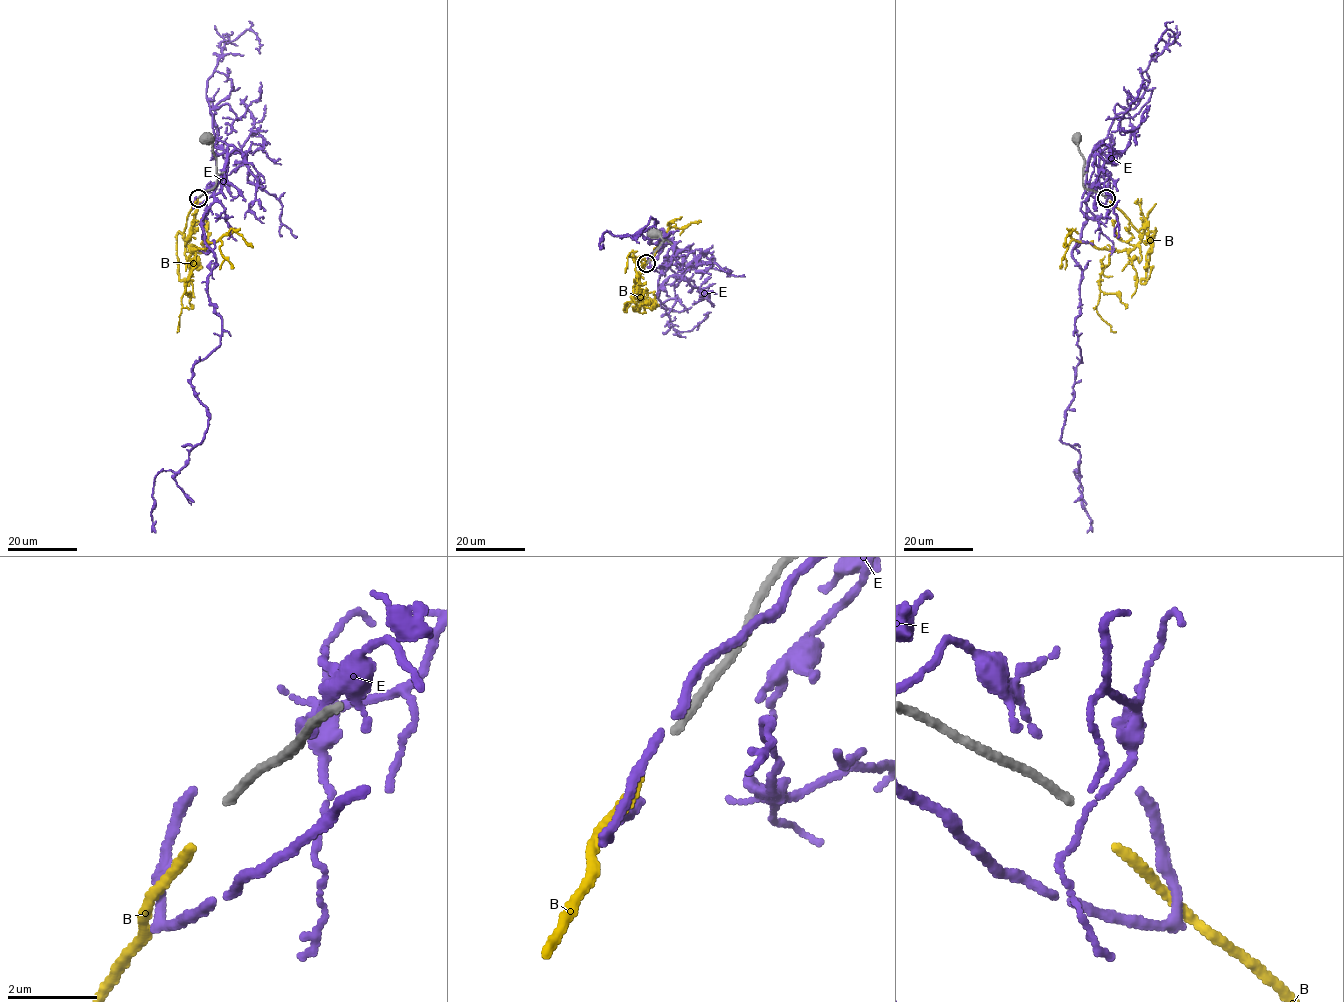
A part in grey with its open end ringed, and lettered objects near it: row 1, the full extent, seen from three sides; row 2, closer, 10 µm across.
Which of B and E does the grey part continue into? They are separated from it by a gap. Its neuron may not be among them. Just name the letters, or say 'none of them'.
none of them

